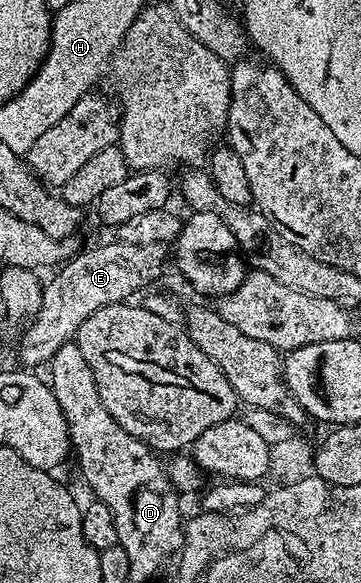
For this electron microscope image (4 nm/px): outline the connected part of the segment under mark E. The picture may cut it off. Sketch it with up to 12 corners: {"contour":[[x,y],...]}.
{"contour":[[111,241],[45,280],[21,366],[49,364],[80,325],[166,267],[164,243]]}

